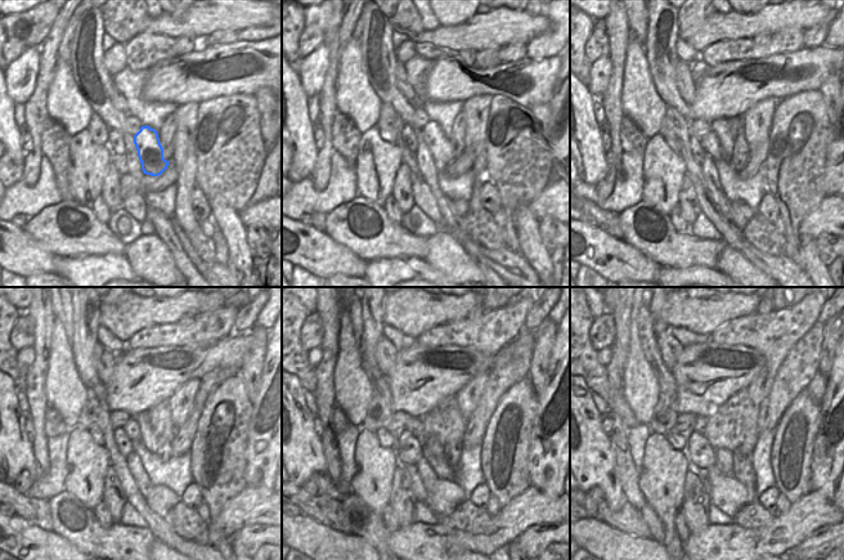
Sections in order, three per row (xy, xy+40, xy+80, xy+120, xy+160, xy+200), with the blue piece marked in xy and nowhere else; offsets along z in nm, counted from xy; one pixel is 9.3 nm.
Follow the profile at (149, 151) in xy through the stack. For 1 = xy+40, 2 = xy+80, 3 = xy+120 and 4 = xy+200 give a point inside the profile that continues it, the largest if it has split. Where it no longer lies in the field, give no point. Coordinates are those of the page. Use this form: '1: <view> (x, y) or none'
1: xy+40 (436, 155)
2: xy+80 (709, 142)
3: xy+120 (131, 429)
4: xy+200 (700, 422)

